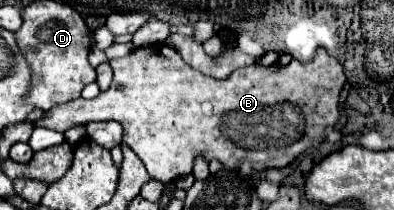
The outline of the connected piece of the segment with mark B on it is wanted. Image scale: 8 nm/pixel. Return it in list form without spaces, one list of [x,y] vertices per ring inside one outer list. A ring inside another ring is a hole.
[[[169,45],[135,49],[121,59],[109,61],[109,65],[113,65],[113,81],[107,91],[89,101],[75,99],[73,103],[51,107],[33,125],[65,133],[69,127],[85,125],[89,121],[119,121],[123,125],[123,143],[143,159],[149,175],[161,183],[171,183],[179,175],[189,175],[197,157],[207,161],[217,159],[229,169],[243,161],[251,163],[257,171],[285,167],[309,149],[313,141],[323,141],[325,127],[339,121],[339,91],[345,83],[345,73],[339,61],[327,55],[325,49],[317,49],[315,59],[307,65],[299,61],[291,61],[281,69],[275,69],[273,65],[249,65],[233,71],[227,79],[213,79],[195,71]]]

